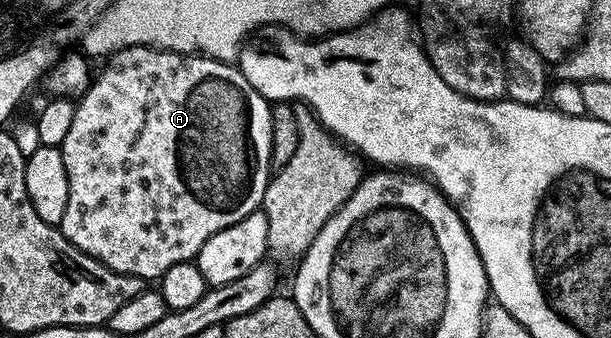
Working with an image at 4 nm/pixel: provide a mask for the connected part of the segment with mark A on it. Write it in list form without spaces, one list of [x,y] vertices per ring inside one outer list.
[[[140,44],[125,48],[108,61],[105,73],[94,79],[84,89],[82,100],[76,101],[75,118],[63,138],[60,150],[63,154],[63,166],[67,166],[67,210],[60,222],[60,230],[79,250],[91,258],[103,262],[113,272],[131,274],[146,282],[156,281],[171,266],[179,266],[196,261],[203,242],[219,230],[227,230],[235,222],[247,218],[247,214],[261,208],[261,200],[271,179],[271,130],[273,129],[273,110],[259,90],[255,90],[252,79],[241,68],[228,64],[228,59],[213,54],[194,54],[192,52],[174,52],[172,48],[155,48],[151,44]]]

